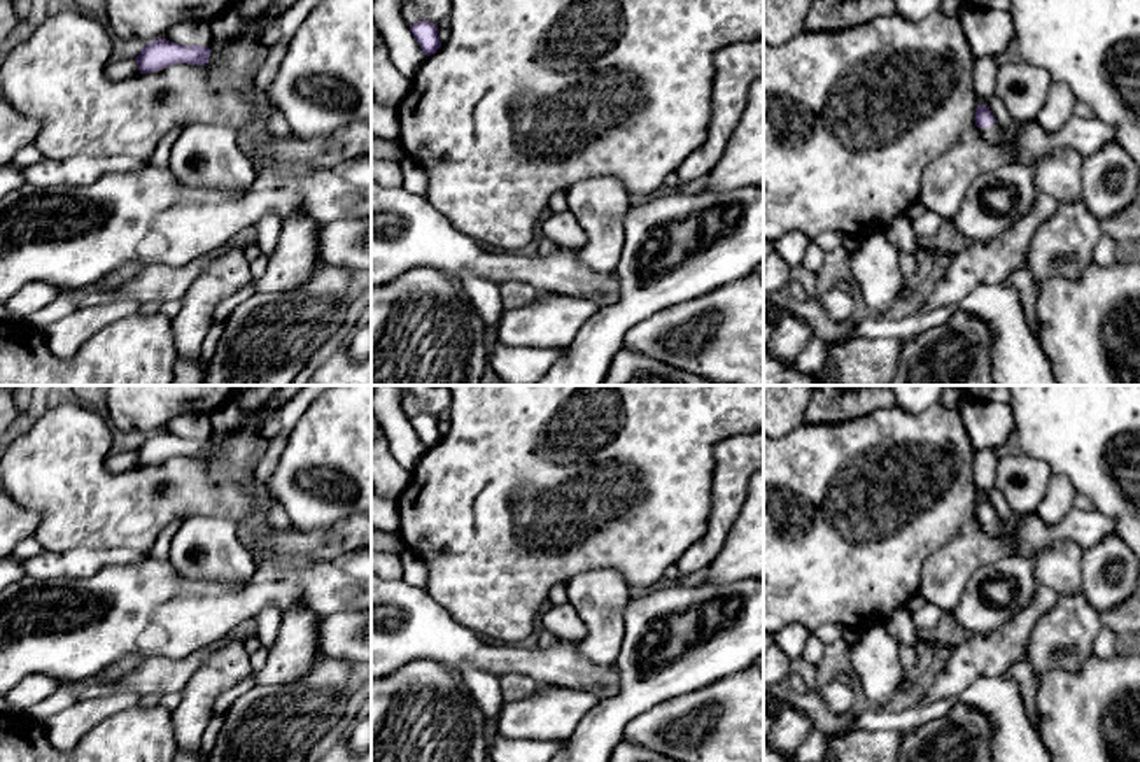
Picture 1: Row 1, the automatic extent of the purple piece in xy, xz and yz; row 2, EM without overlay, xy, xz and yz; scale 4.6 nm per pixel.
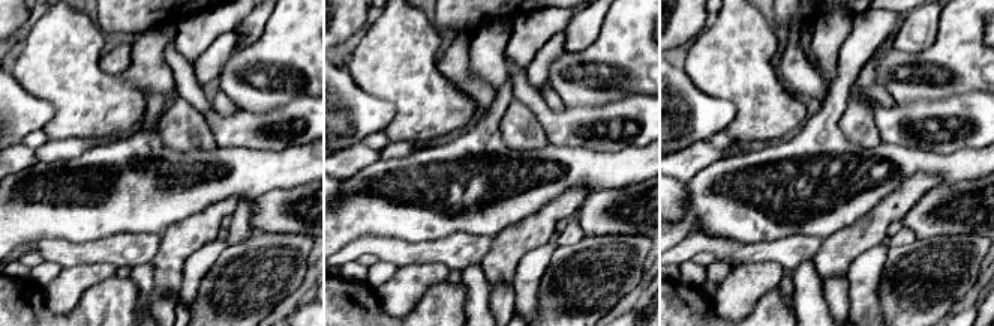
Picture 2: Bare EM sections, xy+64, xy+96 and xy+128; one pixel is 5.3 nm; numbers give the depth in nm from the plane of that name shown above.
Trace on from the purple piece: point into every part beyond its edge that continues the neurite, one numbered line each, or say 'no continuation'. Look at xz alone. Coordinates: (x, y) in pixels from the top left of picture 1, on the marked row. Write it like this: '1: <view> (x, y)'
no continuation

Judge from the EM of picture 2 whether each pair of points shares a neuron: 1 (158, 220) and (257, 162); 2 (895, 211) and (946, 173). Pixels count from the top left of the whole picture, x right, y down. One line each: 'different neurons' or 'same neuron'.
1: same neuron
2: different neurons

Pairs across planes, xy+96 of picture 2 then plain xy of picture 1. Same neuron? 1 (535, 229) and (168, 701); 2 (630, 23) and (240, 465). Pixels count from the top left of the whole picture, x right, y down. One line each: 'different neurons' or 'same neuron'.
1: different neurons
2: different neurons

